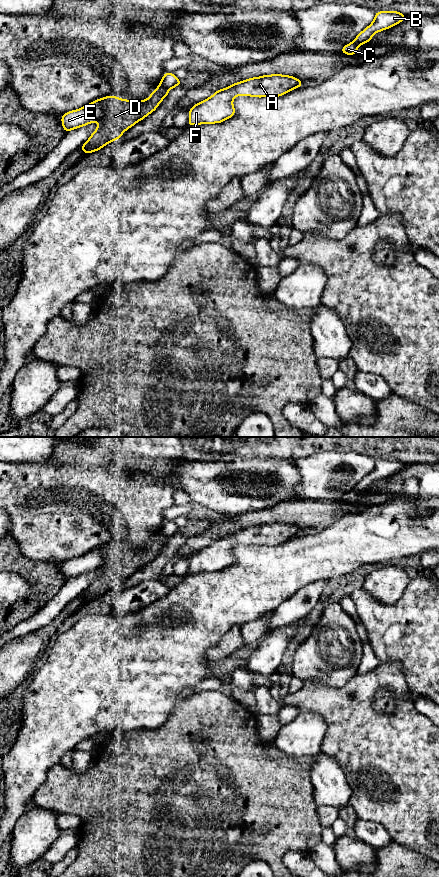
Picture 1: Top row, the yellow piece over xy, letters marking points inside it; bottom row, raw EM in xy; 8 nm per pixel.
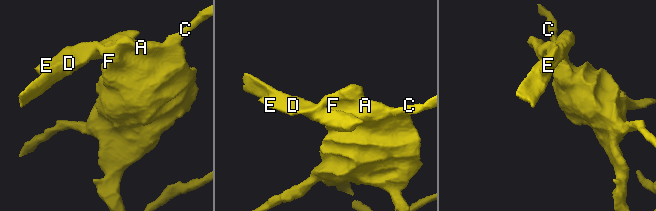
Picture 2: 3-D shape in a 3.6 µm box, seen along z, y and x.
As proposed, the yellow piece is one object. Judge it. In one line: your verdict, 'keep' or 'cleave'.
cleave

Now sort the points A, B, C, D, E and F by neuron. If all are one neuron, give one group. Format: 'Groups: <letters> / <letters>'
Groups: A B C E F / D

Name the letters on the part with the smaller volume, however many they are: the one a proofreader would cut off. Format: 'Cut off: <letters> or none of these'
Cut off: D

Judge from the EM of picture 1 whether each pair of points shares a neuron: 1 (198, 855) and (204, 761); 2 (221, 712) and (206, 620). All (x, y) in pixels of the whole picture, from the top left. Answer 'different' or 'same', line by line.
1: same
2: different

